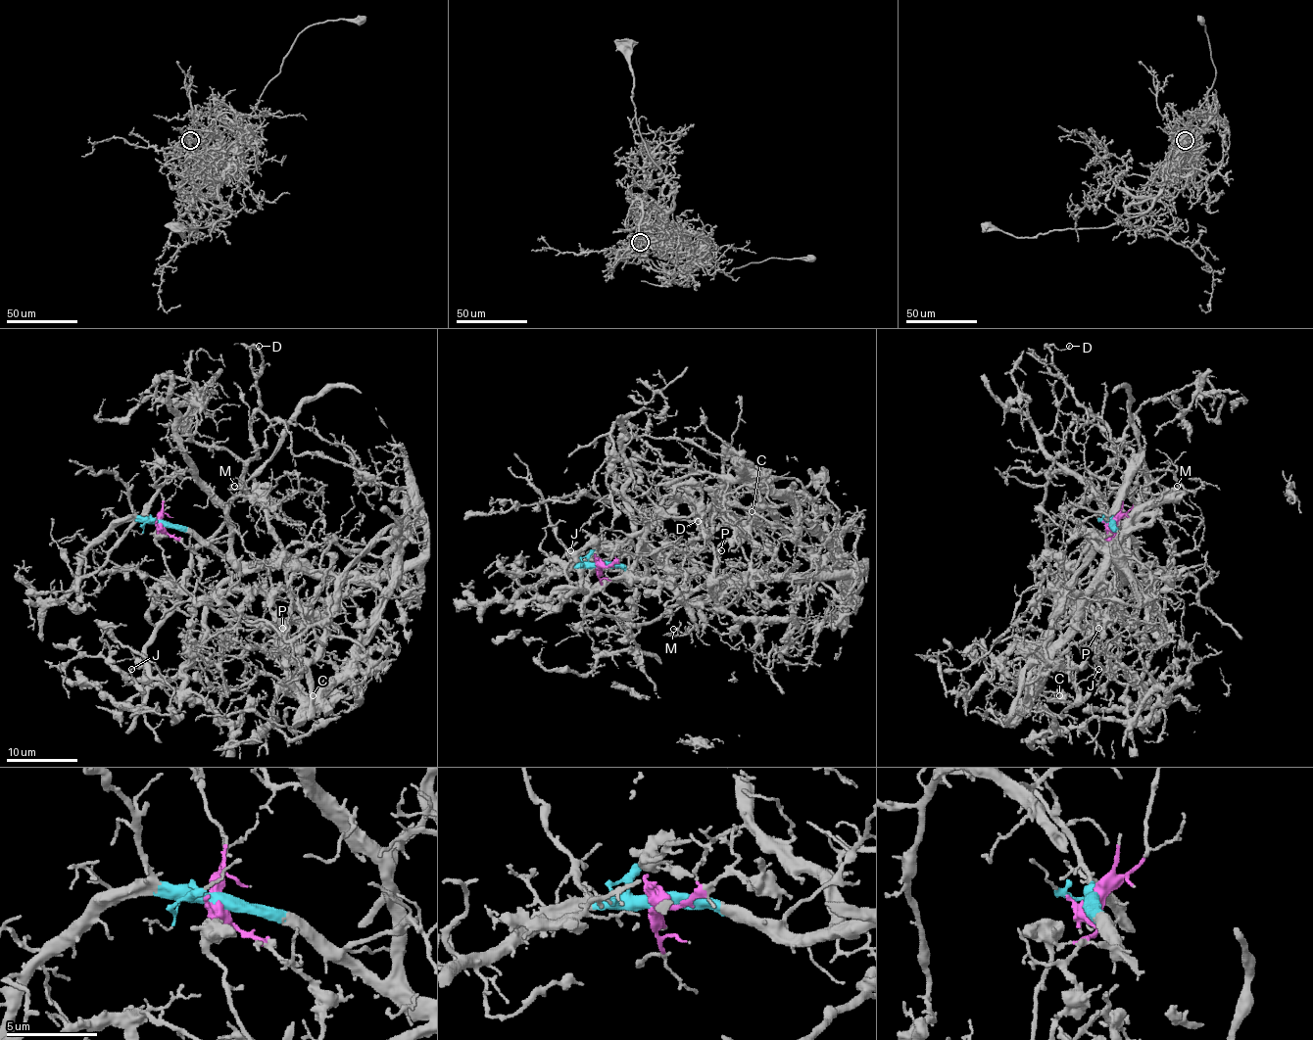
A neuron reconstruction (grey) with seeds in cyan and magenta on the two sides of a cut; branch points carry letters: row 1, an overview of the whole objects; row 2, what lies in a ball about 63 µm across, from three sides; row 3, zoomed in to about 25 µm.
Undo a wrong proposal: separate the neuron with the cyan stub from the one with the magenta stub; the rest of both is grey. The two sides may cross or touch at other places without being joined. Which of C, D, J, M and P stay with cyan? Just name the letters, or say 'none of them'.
D, J, M

